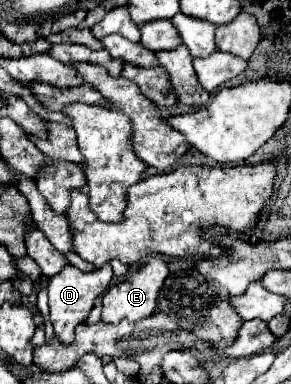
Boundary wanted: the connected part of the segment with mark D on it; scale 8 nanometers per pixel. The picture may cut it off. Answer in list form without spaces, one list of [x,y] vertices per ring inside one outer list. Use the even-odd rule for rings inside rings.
[[[105,264],[103,268],[97,268],[93,272],[81,272],[75,266],[67,266],[63,268],[61,274],[49,280],[49,320],[61,344],[71,344],[75,340],[75,328],[87,320],[95,298],[107,292],[111,280],[113,280],[111,264]]]

